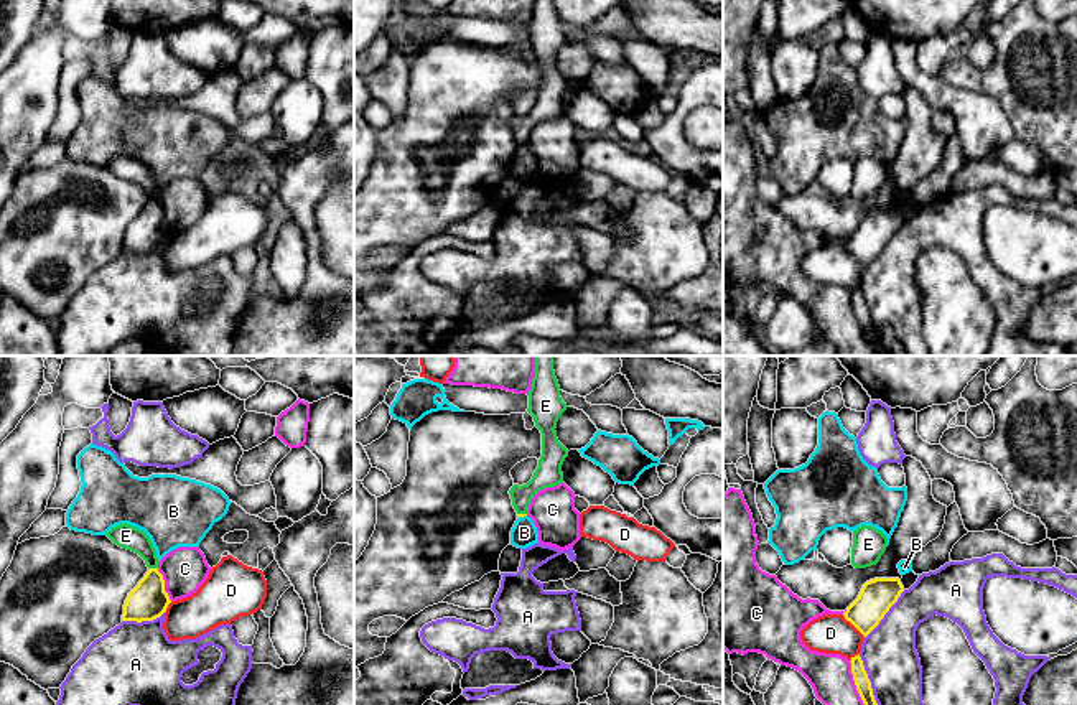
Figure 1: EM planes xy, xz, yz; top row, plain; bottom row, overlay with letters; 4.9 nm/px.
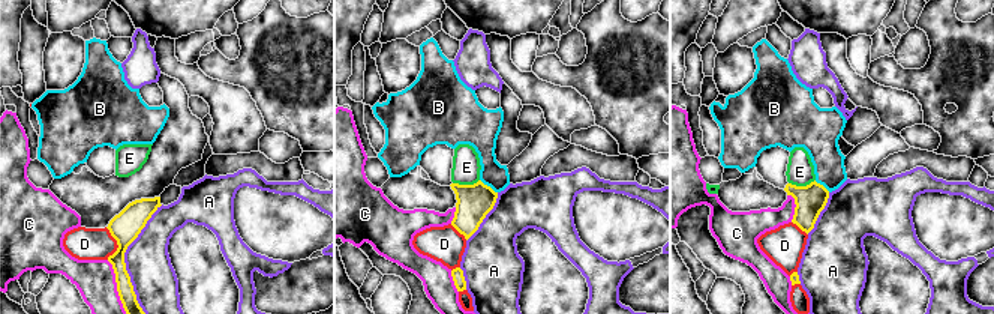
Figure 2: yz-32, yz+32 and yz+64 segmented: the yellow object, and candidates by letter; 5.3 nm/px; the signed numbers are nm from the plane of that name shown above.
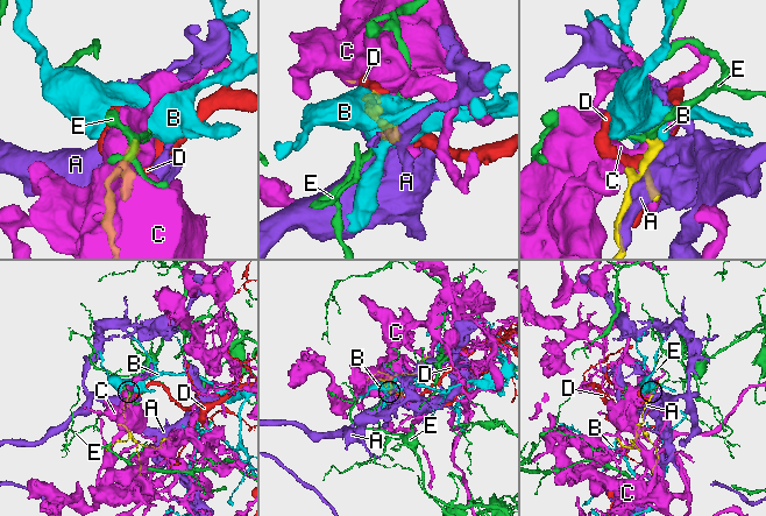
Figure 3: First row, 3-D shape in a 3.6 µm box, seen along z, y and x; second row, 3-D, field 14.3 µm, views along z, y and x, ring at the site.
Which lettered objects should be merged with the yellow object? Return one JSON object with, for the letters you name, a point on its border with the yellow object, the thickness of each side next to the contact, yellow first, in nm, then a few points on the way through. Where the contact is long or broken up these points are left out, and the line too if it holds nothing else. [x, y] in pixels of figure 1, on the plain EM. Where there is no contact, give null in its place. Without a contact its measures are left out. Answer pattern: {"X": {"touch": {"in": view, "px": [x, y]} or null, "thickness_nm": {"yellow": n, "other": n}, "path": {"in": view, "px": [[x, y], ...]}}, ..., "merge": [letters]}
{"merge": []}

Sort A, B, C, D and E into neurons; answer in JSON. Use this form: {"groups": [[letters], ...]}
{"groups": [["A"], ["B"], ["C"], ["D"], ["E"]]}

